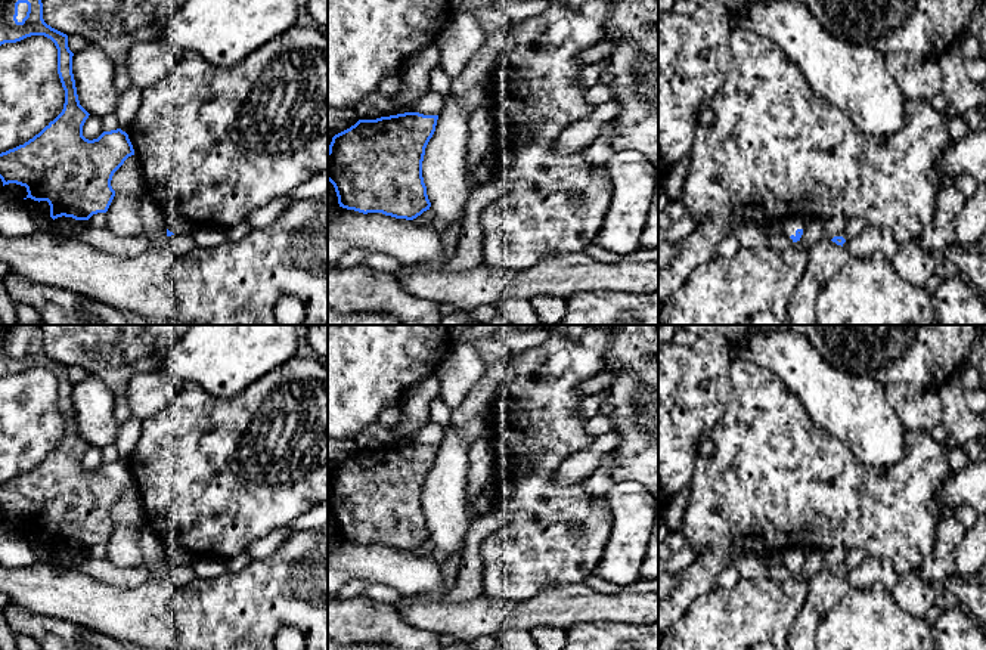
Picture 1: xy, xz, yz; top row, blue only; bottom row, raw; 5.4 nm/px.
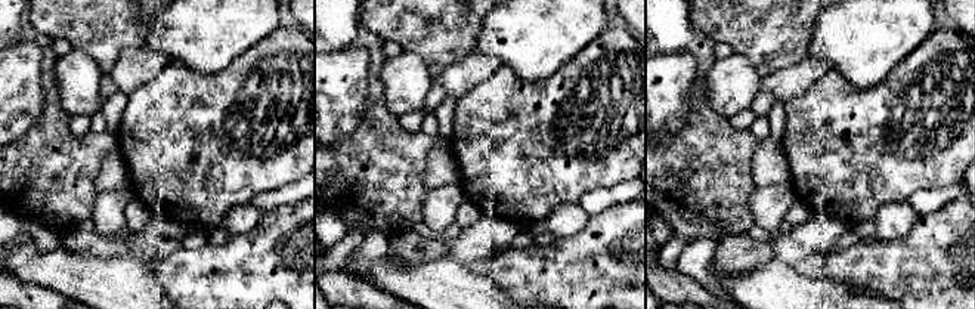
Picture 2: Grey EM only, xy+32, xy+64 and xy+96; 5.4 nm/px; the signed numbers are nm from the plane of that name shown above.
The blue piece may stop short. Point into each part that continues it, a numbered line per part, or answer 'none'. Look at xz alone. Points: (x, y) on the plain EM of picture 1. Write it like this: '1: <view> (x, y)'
none

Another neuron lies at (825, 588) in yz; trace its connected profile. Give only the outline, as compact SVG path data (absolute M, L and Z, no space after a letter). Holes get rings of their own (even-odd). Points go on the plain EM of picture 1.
M824 567L807 579L807 600L821 618L824 618L852 588L846 578L837 576Z

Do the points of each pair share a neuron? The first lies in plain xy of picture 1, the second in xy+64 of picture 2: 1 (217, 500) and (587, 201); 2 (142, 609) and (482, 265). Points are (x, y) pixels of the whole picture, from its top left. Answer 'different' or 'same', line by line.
1: different
2: different

